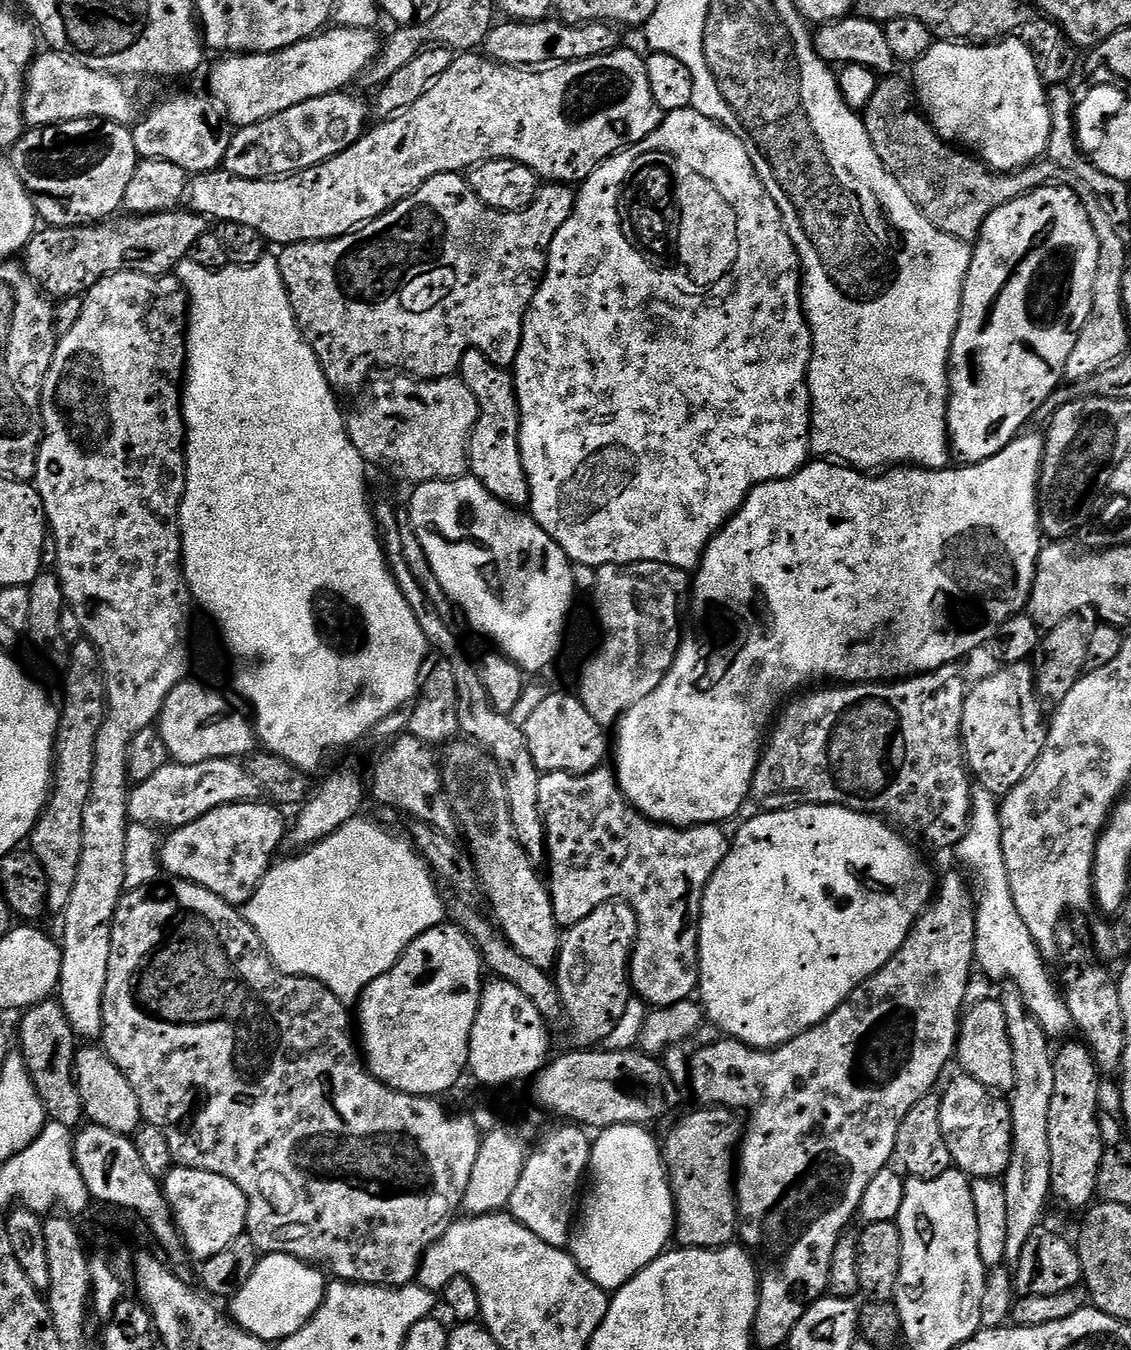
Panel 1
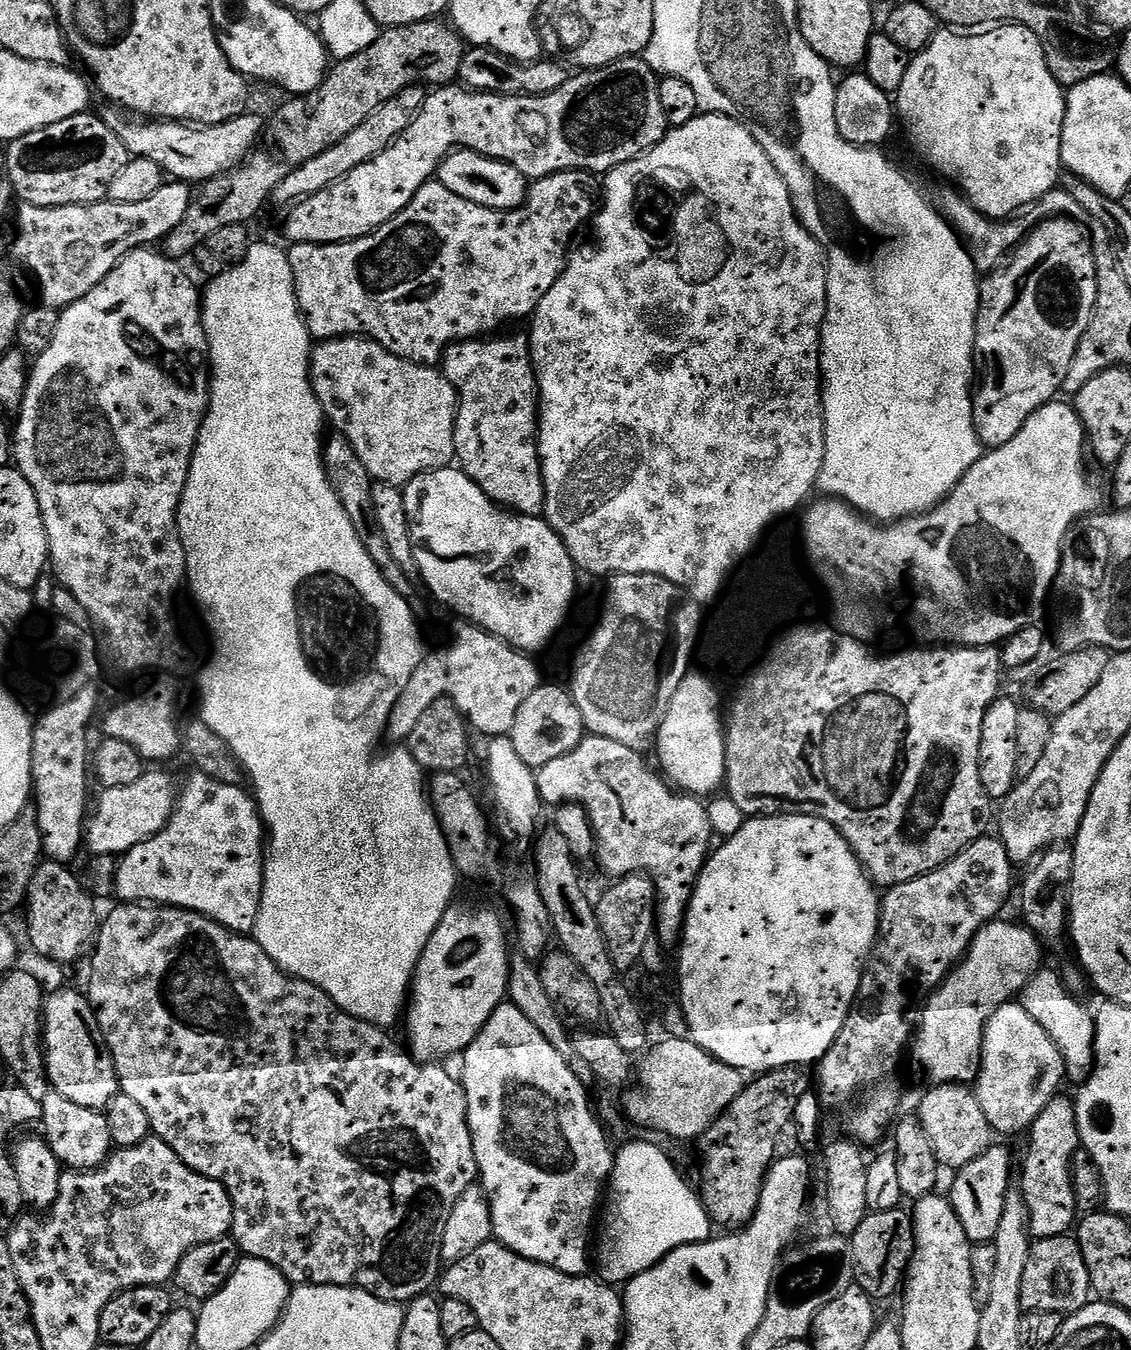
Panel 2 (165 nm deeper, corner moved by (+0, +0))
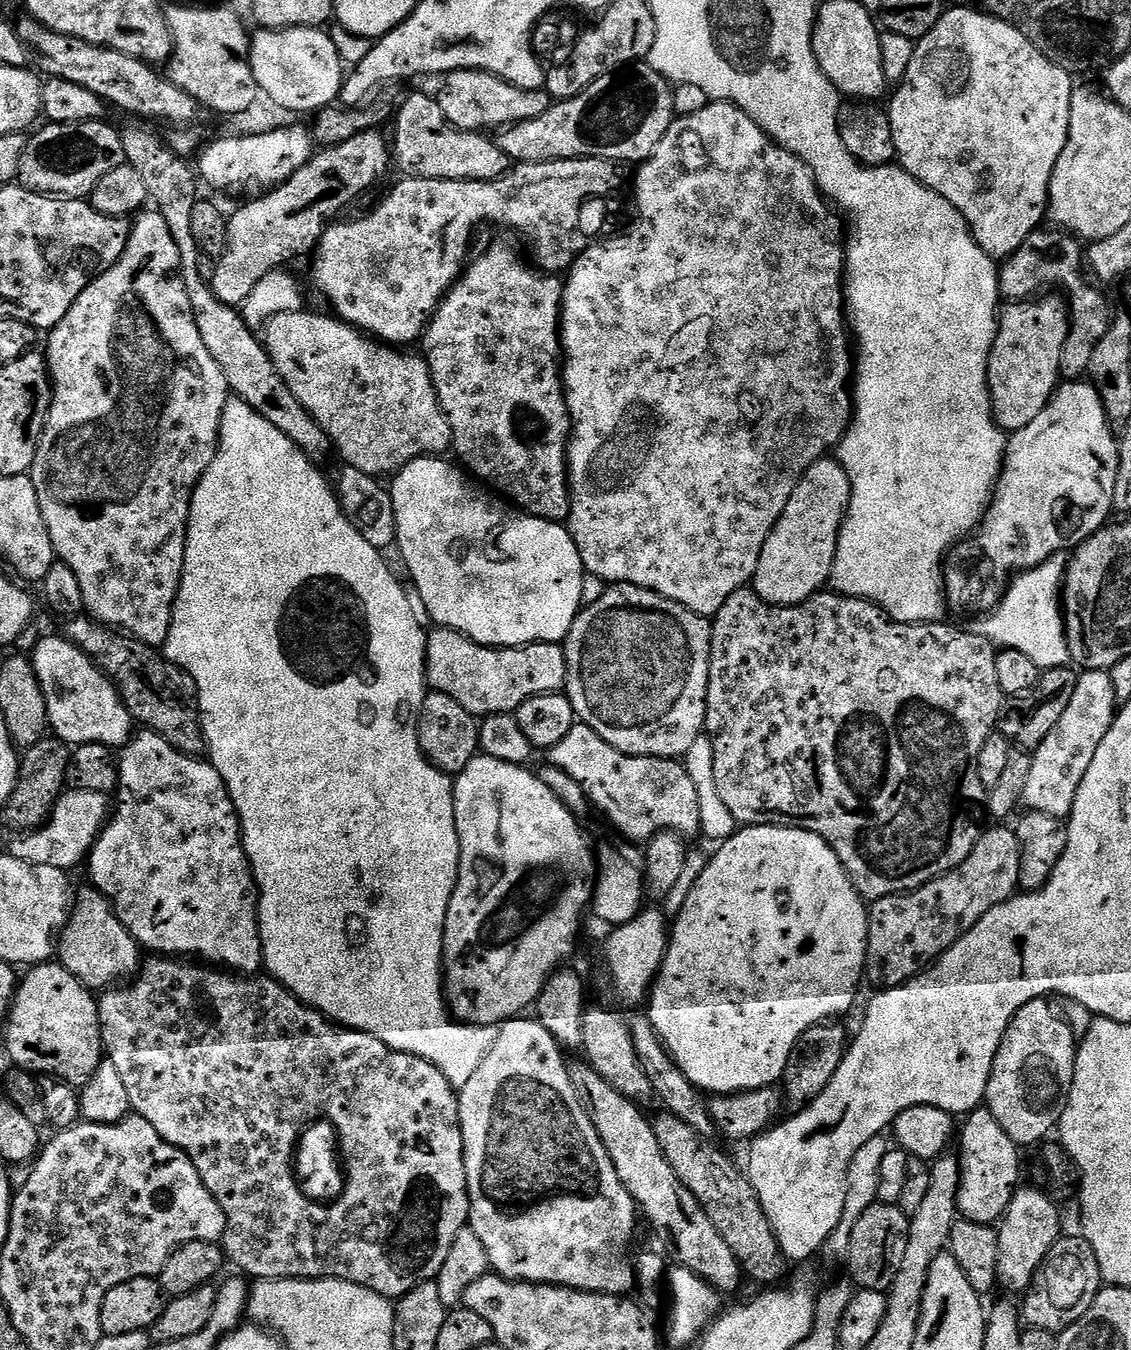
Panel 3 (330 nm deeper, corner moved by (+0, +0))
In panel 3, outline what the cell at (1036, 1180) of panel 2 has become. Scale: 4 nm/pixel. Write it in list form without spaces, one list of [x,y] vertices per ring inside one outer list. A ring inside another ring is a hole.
[[[1017,1187],[1008,1208],[998,1221],[998,1284],[1008,1292],[1023,1294],[1028,1291],[1046,1254],[1050,1254],[1062,1236],[1057,1201],[1043,1187],[1040,1188]]]

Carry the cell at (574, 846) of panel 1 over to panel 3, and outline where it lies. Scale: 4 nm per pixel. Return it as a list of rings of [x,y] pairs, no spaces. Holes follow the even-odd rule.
[[[576,723],[553,748],[547,749],[547,763],[562,770],[582,786],[591,807],[596,808],[628,840],[647,842],[660,832],[679,832],[685,838],[700,831],[698,790],[679,759],[628,756],[610,746],[590,726]]]

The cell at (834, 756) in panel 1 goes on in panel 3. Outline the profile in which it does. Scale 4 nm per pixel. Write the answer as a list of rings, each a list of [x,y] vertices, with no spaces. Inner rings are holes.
[[[745,586],[734,590],[726,602],[722,602],[722,610],[718,610],[710,620],[712,626],[712,657],[710,658],[710,678],[708,679],[708,697],[706,698],[706,718],[704,719],[704,732],[708,737],[710,746],[714,750],[714,786],[718,786],[718,798],[734,814],[737,825],[751,826],[754,824],[777,824],[779,828],[801,828],[807,832],[818,834],[838,854],[838,862],[852,879],[852,884],[865,901],[881,900],[887,896],[903,896],[915,888],[929,884],[937,876],[946,874],[957,868],[974,850],[982,835],[980,823],[986,820],[986,789],[982,786],[982,778],[978,778],[978,754],[982,754],[982,746],[986,746],[986,738],[990,738],[997,731],[999,712],[1002,710],[1006,697],[1002,686],[998,686],[998,666],[996,665],[997,647],[984,636],[979,636],[975,630],[963,632],[949,622],[935,624],[900,624],[894,621],[871,600],[859,596],[842,596],[831,590],[821,590],[806,602],[794,606],[778,606],[767,604],[755,588]]]

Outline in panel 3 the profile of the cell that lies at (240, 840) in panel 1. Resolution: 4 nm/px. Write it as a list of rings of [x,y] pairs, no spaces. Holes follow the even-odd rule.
[[[147,730],[137,731],[132,739],[119,749],[118,767],[120,783],[117,784],[114,793],[114,811],[100,831],[100,836],[86,861],[88,876],[92,879],[89,880],[91,887],[107,897],[112,911],[120,919],[122,926],[126,926],[126,930],[141,949],[148,951],[149,948],[152,954],[159,954],[164,958],[199,958],[209,965],[223,966],[236,974],[259,973],[264,968],[264,951],[260,941],[256,882],[252,879],[252,867],[248,864],[248,856],[244,853],[244,840],[240,837],[240,819],[236,807],[218,770],[207,759],[186,756],[177,748],[172,748],[170,742],[166,742],[166,738]]]

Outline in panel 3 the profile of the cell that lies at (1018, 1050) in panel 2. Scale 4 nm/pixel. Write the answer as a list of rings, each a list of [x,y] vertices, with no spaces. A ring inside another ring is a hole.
[[[1051,999],[1031,1000],[1014,1014],[1006,1034],[1002,1038],[1002,1046],[998,1046],[998,1054],[994,1058],[994,1066],[990,1070],[990,1082],[986,1086],[984,1099],[990,1114],[998,1120],[998,1124],[1006,1130],[1006,1134],[1016,1145],[1039,1145],[1047,1141],[1048,1136],[1057,1131],[1064,1107],[1070,1094],[1070,1086],[1074,1082],[1074,1066],[1078,1038],[1070,1030],[1067,1020],[1052,1005]]]

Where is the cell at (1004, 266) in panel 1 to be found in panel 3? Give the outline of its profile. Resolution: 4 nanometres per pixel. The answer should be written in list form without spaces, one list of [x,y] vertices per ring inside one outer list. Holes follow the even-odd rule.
[[[1063,295],[1044,296],[1023,302],[1012,302],[999,313],[994,346],[988,359],[988,393],[992,399],[992,419],[1005,433],[1011,434],[1030,426],[1050,402],[1061,383],[1060,363],[1068,333],[1068,306]]]

